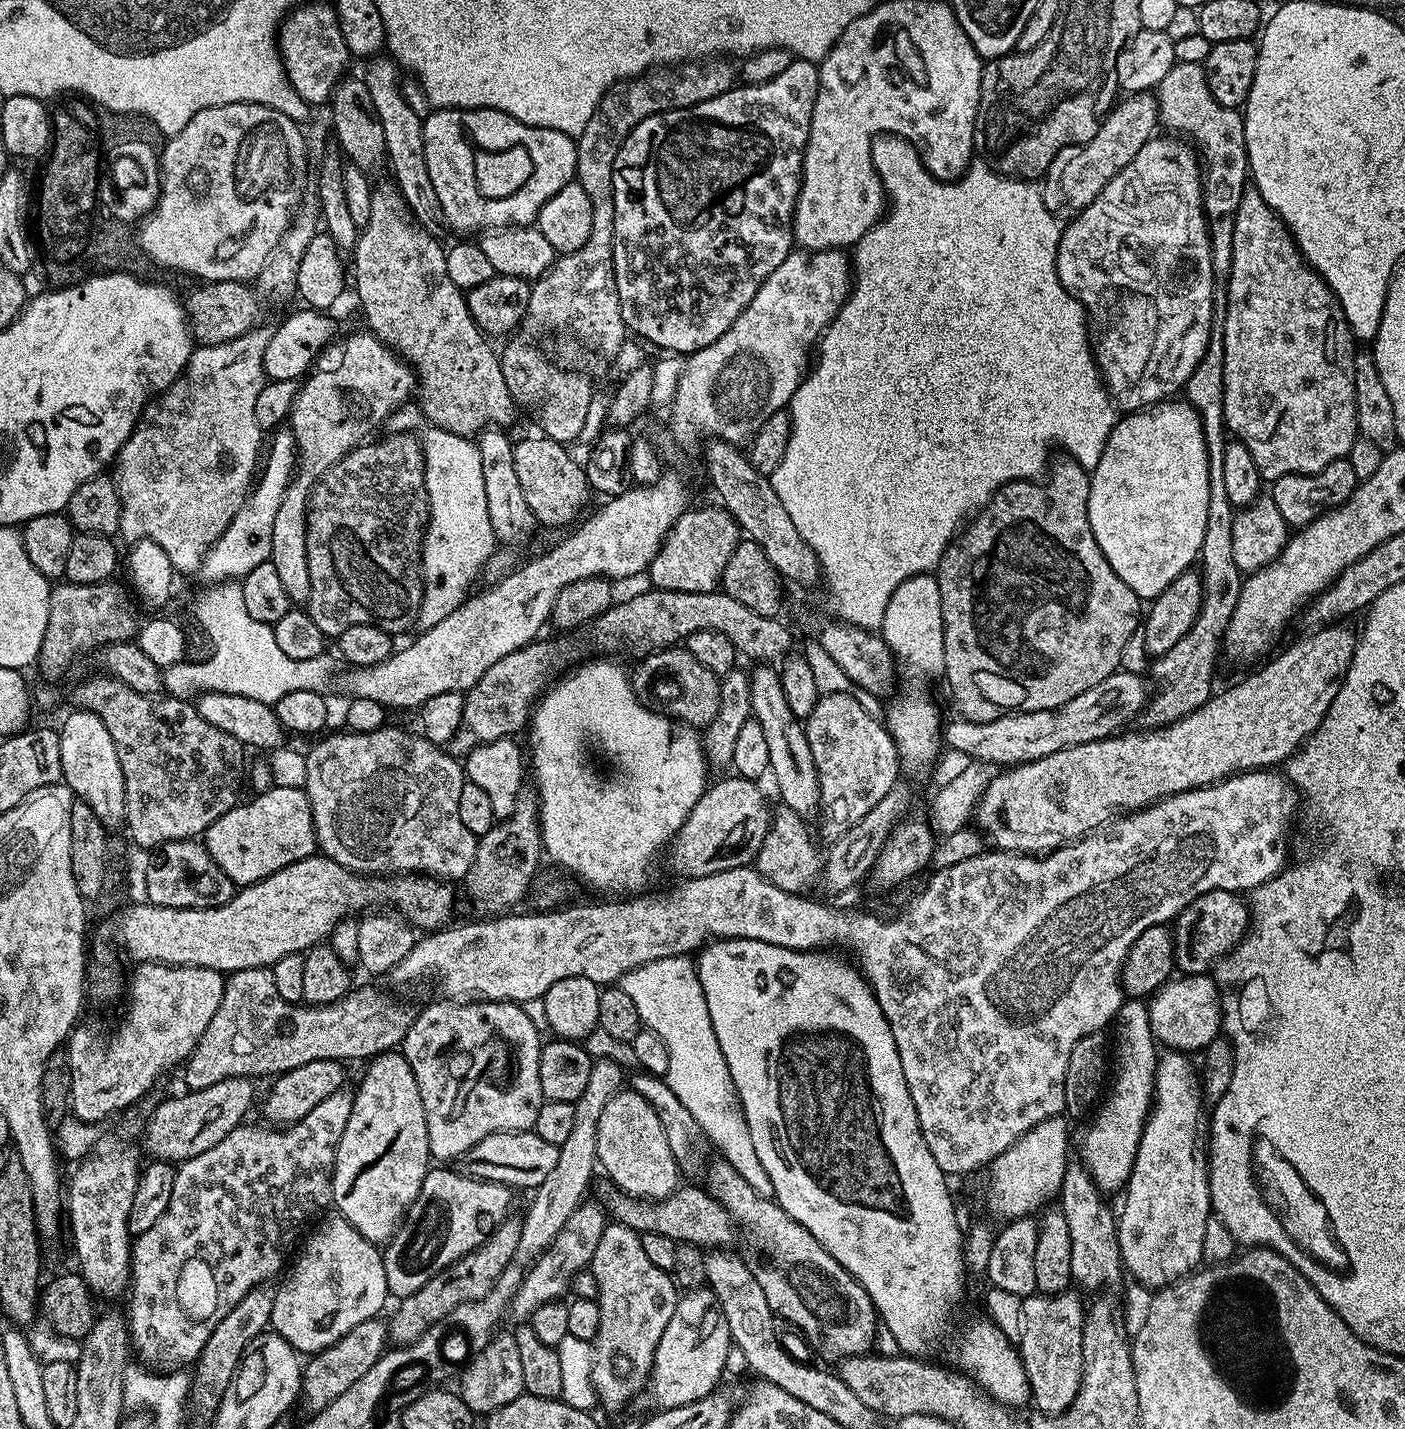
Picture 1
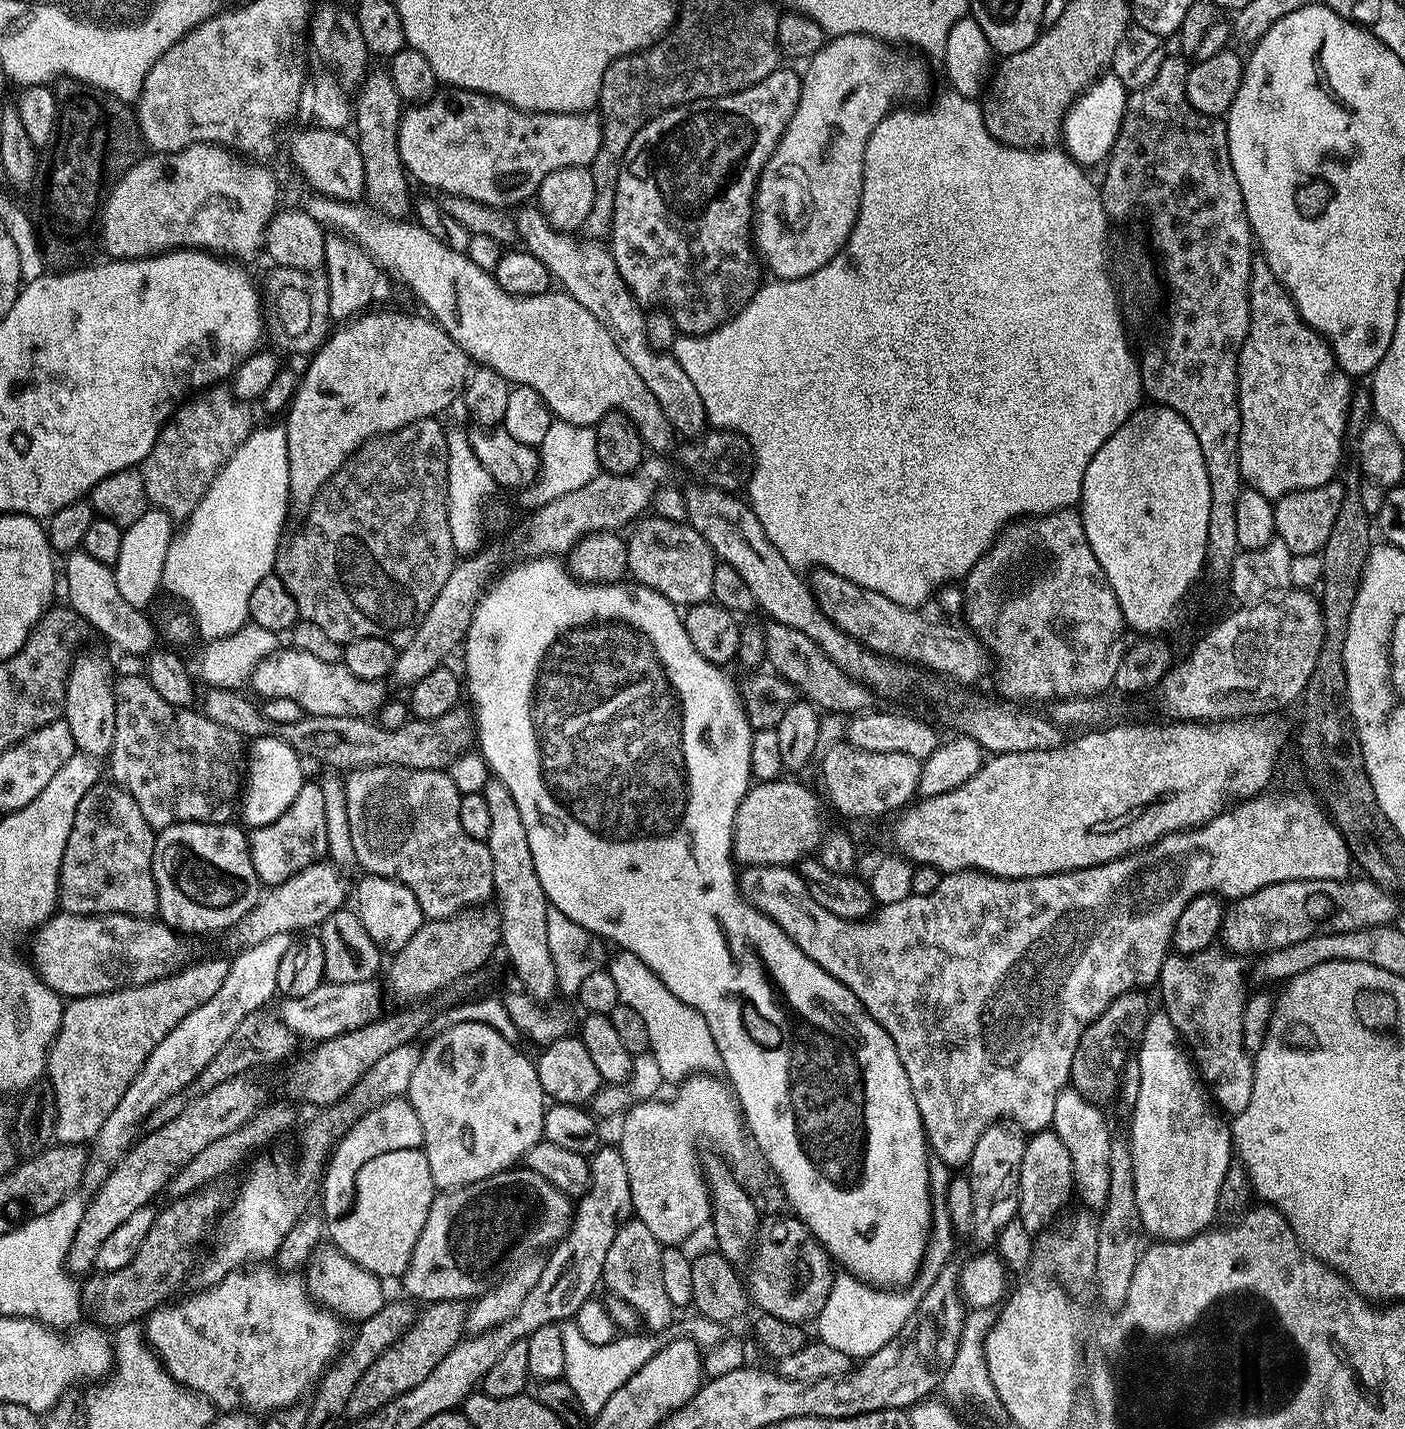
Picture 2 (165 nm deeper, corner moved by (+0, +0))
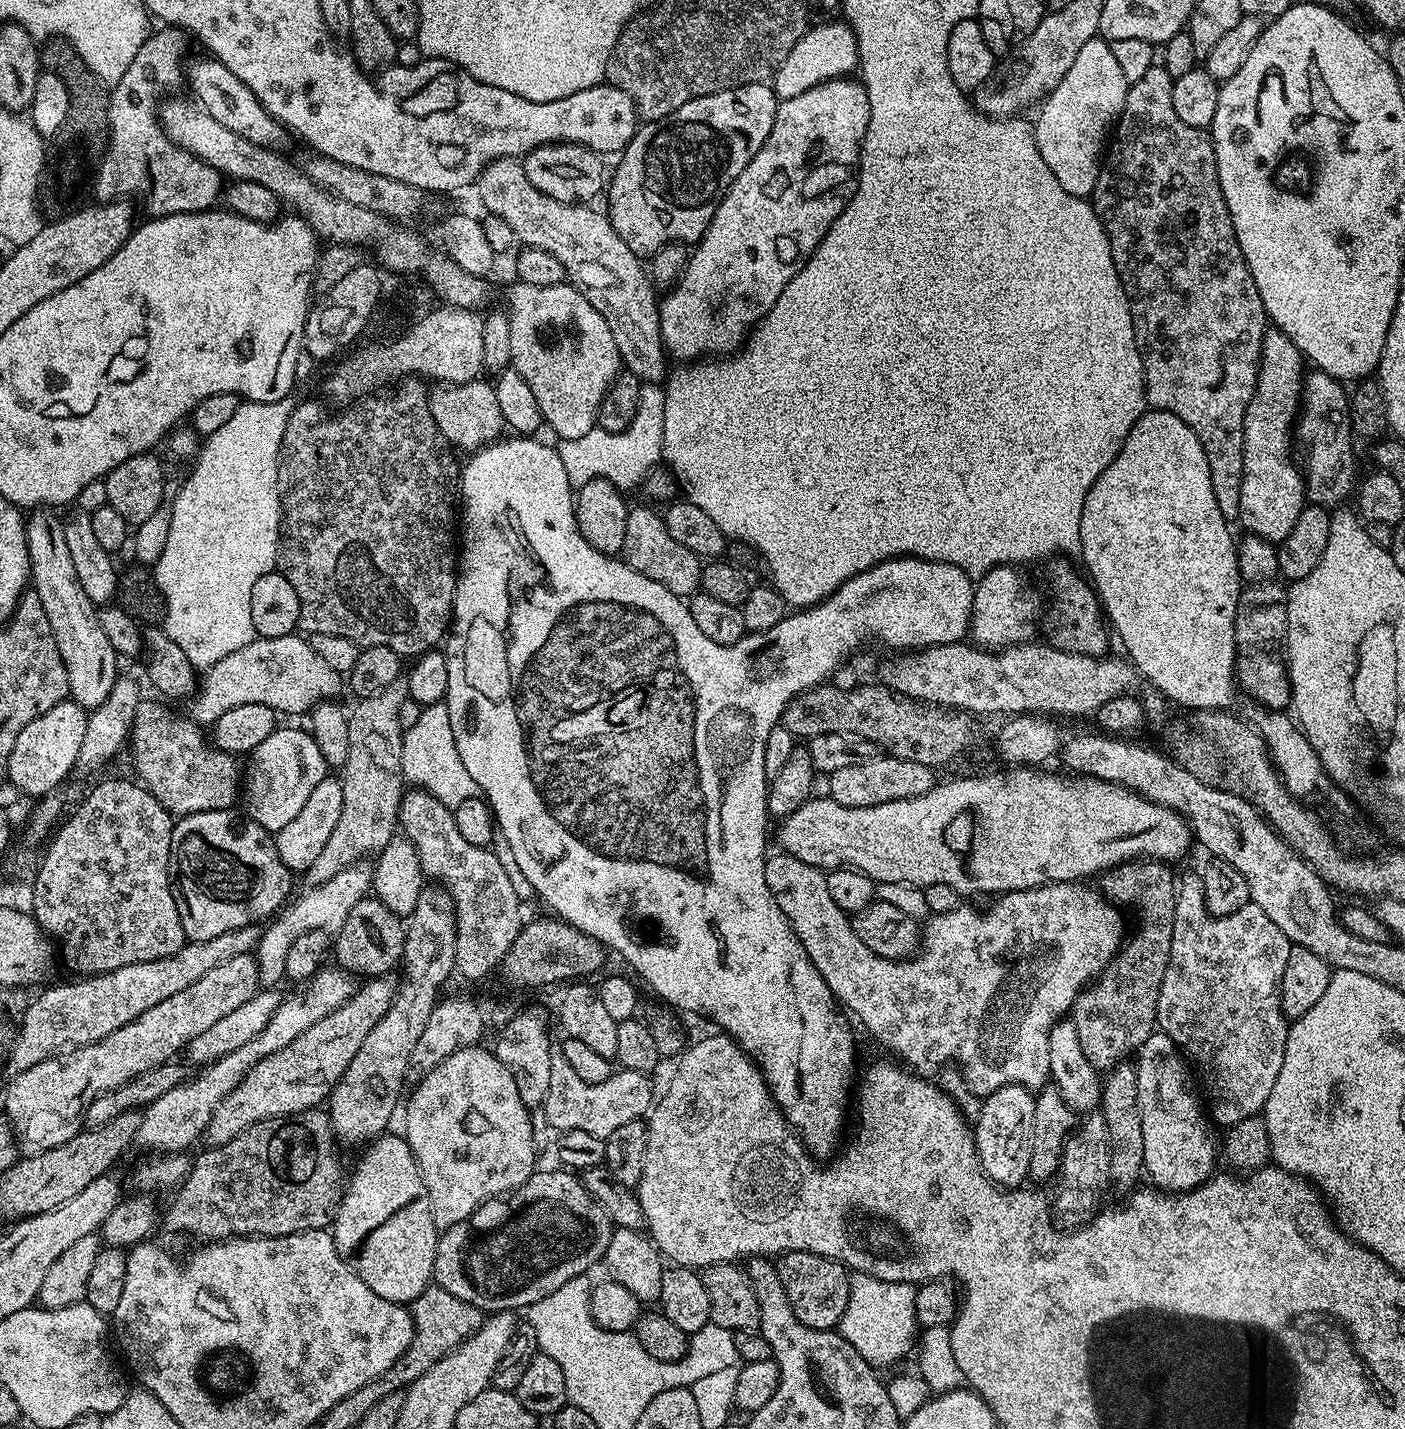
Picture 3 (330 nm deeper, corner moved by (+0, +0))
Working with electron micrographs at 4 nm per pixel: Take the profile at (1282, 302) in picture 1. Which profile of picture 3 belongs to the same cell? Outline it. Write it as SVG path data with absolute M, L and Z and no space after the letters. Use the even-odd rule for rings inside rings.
M1272 326L1267 329L1262 338L1260 351L1260 369L1256 379L1256 389L1252 401L1248 404L1244 419L1244 473L1242 474L1242 498L1240 499L1239 527L1244 527L1245 533L1261 536L1264 540L1280 546L1294 530L1294 522L1298 522L1298 514L1306 506L1304 494L1304 477L1301 469L1292 461L1294 456L1294 425L1302 407L1302 393L1306 375L1304 355L1282 334L1280 329Z

